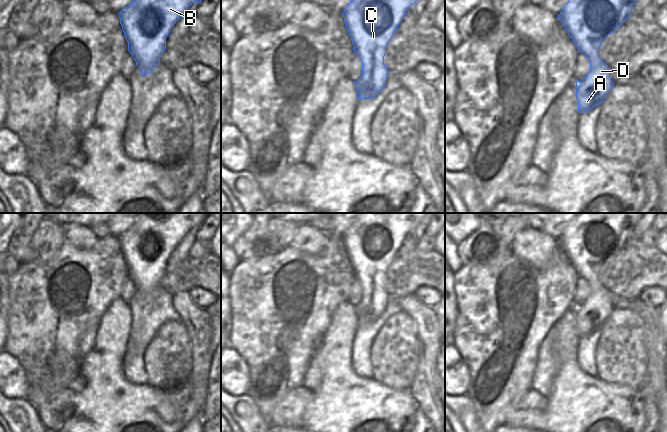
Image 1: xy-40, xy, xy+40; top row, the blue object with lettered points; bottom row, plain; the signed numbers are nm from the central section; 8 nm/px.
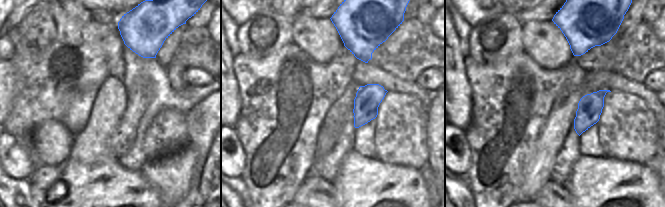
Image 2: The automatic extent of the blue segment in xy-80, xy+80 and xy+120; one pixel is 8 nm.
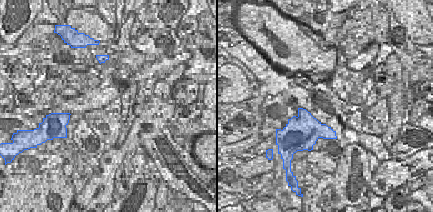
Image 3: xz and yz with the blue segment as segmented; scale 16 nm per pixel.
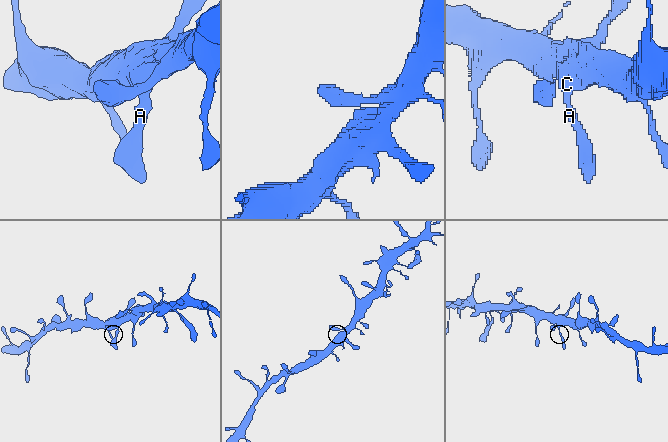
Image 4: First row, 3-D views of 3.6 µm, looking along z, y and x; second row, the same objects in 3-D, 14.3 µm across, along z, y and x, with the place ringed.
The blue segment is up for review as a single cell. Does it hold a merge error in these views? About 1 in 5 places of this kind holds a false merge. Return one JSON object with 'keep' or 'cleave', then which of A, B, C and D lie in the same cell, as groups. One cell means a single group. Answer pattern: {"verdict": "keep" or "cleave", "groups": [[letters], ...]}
{"verdict": "keep", "groups": [["A", "B", "C", "D"]]}

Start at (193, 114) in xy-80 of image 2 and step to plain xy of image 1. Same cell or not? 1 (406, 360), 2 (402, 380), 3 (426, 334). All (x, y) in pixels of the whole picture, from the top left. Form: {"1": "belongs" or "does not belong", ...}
{"1": "does not belong", "2": "does not belong", "3": "belongs"}

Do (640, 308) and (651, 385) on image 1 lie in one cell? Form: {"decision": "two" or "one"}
{"decision": "one"}

